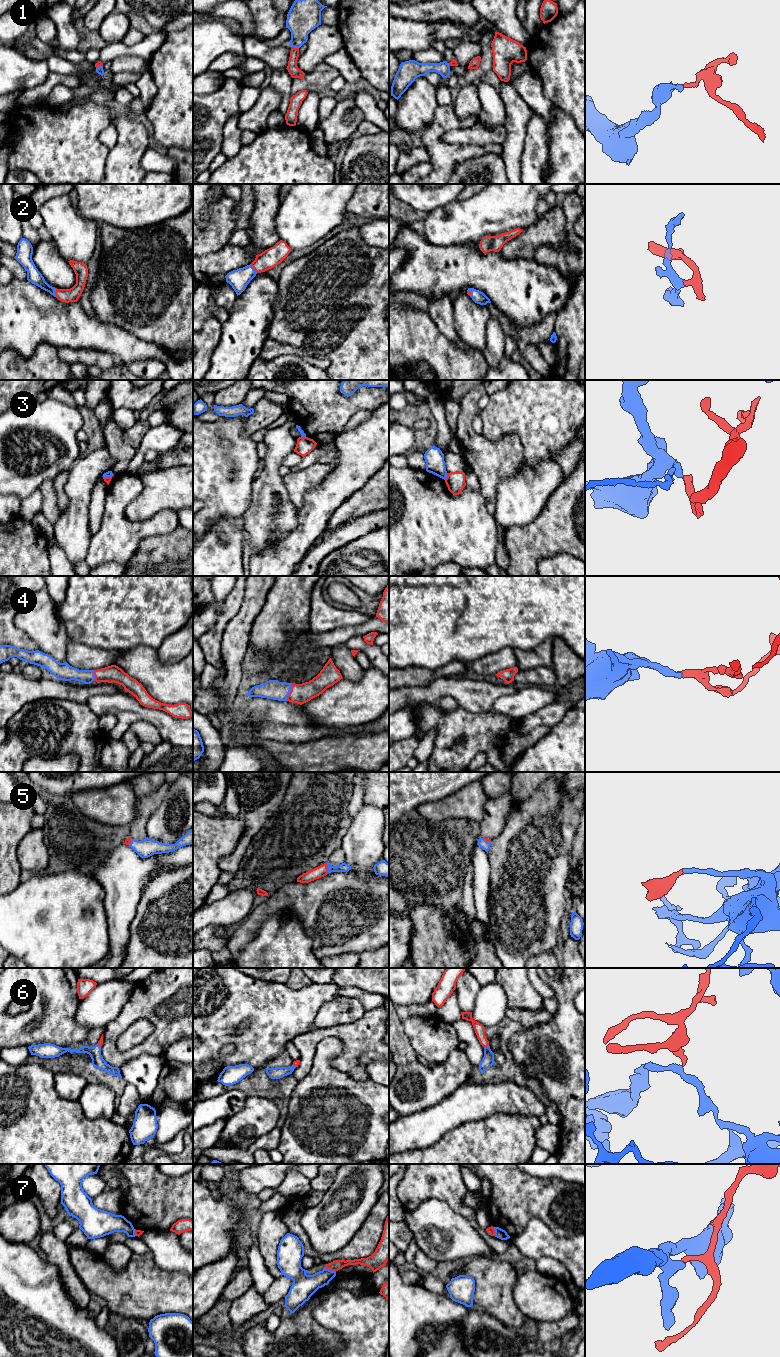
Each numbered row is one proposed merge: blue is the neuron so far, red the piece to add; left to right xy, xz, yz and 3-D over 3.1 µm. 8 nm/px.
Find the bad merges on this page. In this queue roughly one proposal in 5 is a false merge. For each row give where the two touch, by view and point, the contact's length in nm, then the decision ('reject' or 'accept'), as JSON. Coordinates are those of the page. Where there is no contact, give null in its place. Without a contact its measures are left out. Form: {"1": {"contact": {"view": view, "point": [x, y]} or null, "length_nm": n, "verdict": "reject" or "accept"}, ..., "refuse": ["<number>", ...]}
{"1": {"contact": {"view": "xz", "point": [295, 47]}, "length_nm": 70, "verdict": "accept"}, "2": {"contact": {"view": "xy", "point": [55, 291]}, "length_nm": 70, "verdict": "accept"}, "3": {"contact": {"view": "yz", "point": [446, 476]}, "length_nm": 60, "verdict": "reject"}, "4": {"contact": {"view": "xz", "point": [289, 692]}, "length_nm": 150, "verdict": "accept"}, "5": {"contact": {"view": "xz", "point": [327, 867]}, "length_nm": 80, "verdict": "accept"}, "6": {"contact": {"view": "yz", "point": [487, 1046]}, "length_nm": 50, "verdict": "accept"}, "7": {"contact": {"view": "xz", "point": [330, 1270]}, "length_nm": 100, "verdict": "reject"}, "refuse": ["3", "7"]}

